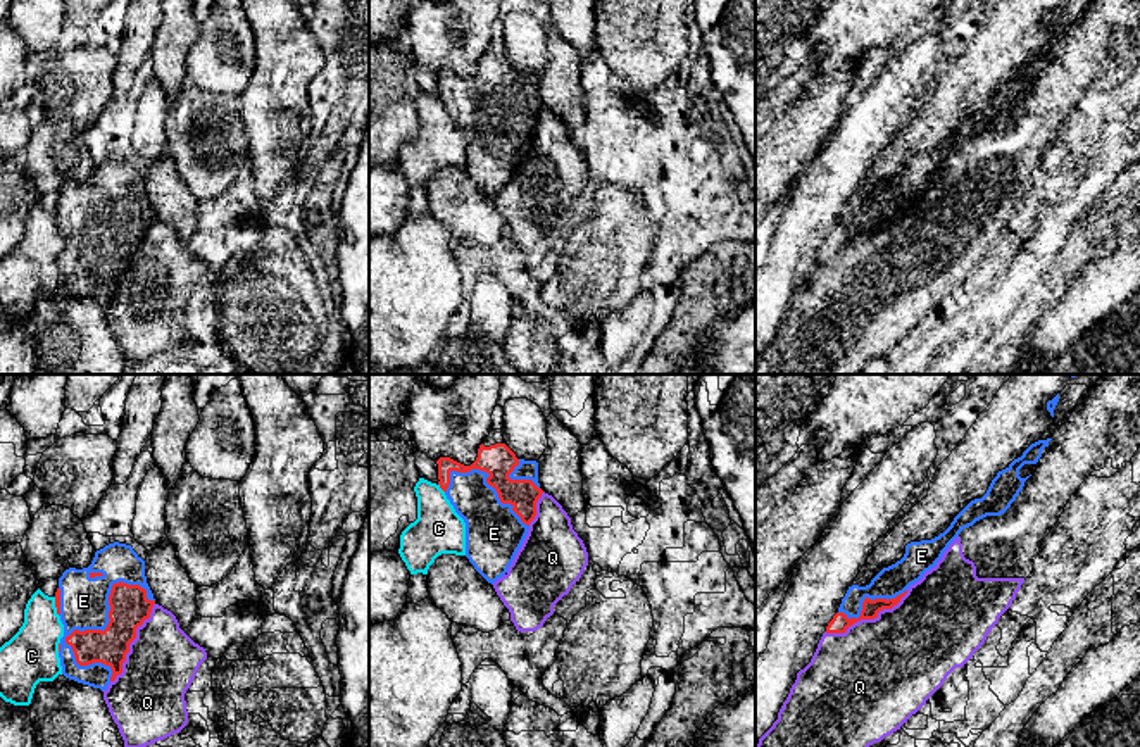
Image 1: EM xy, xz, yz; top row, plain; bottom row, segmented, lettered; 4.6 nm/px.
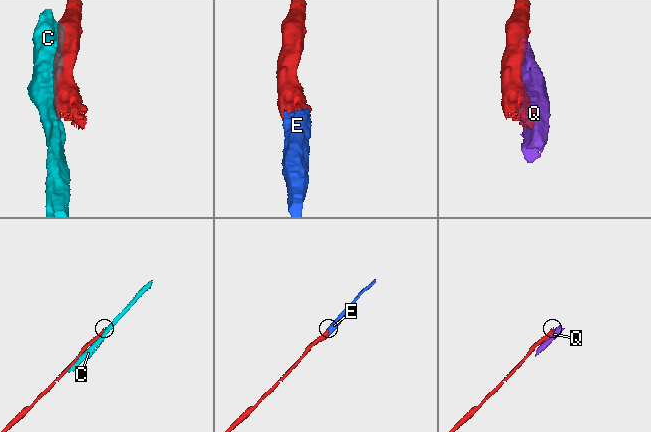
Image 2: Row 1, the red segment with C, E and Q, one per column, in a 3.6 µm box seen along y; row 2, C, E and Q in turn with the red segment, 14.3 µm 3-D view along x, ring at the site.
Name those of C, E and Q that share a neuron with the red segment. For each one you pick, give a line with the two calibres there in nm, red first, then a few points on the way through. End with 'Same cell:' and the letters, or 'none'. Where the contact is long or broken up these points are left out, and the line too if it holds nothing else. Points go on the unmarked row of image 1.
E: 180 nm thick on the red side, 220 nm on the other
Same cell: E

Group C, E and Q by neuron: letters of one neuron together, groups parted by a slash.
C / E / Q

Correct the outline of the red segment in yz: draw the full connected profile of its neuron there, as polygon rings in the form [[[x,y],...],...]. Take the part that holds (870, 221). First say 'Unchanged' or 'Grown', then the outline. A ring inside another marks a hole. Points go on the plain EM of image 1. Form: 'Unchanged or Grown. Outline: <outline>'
Grown. Outline: [[[1052,52],[1031,57],[1021,71],[999,85],[987,107],[981,112],[971,114],[943,147],[931,154],[907,157],[904,171],[895,178],[883,181],[869,198],[849,200],[838,226],[826,240],[826,247],[845,247],[854,236],[861,233],[874,233],[880,224],[897,219],[907,207],[909,200],[936,179],[943,166],[964,141],[973,140],[987,129],[1004,128],[1030,91],[1021,91],[1019,83],[1024,78],[1037,78],[1042,71],[1042,64],[1049,60],[1050,53]]]

